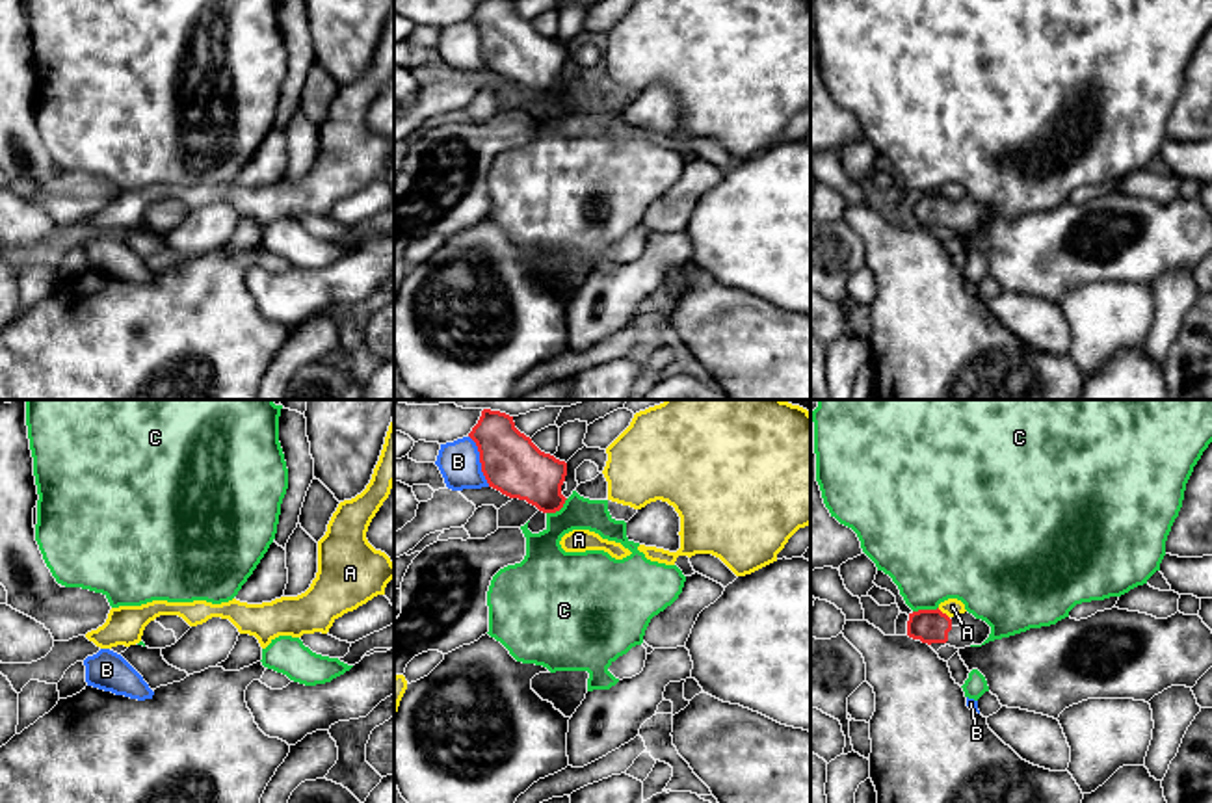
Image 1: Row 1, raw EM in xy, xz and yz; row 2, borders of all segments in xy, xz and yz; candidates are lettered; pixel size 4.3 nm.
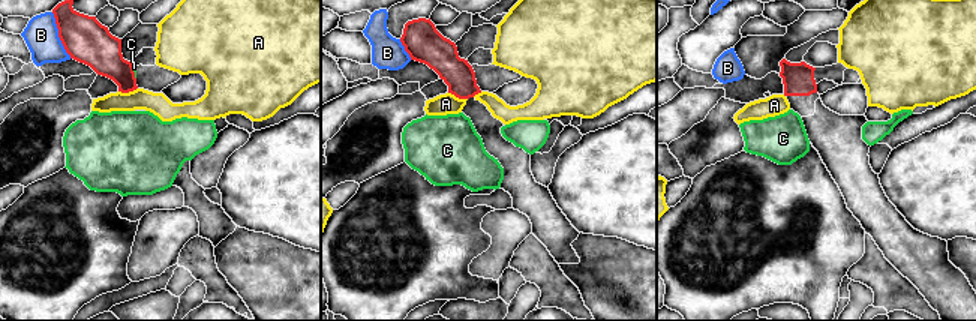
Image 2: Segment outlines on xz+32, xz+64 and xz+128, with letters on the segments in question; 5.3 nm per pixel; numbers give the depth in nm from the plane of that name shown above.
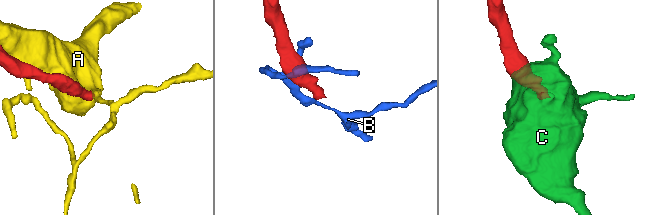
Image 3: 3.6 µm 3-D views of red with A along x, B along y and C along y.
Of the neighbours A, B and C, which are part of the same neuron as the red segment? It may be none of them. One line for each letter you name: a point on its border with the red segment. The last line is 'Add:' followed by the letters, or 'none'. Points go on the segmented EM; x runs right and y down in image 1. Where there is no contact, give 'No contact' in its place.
Add: none

